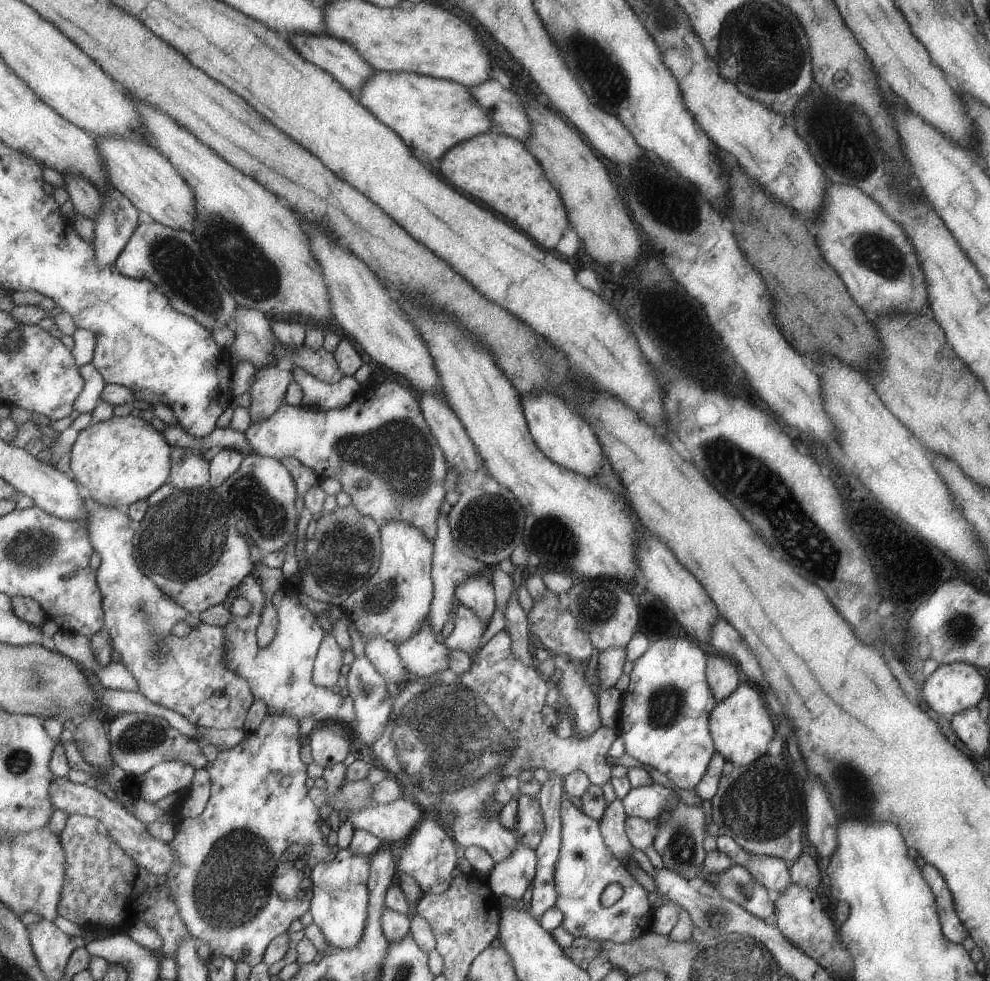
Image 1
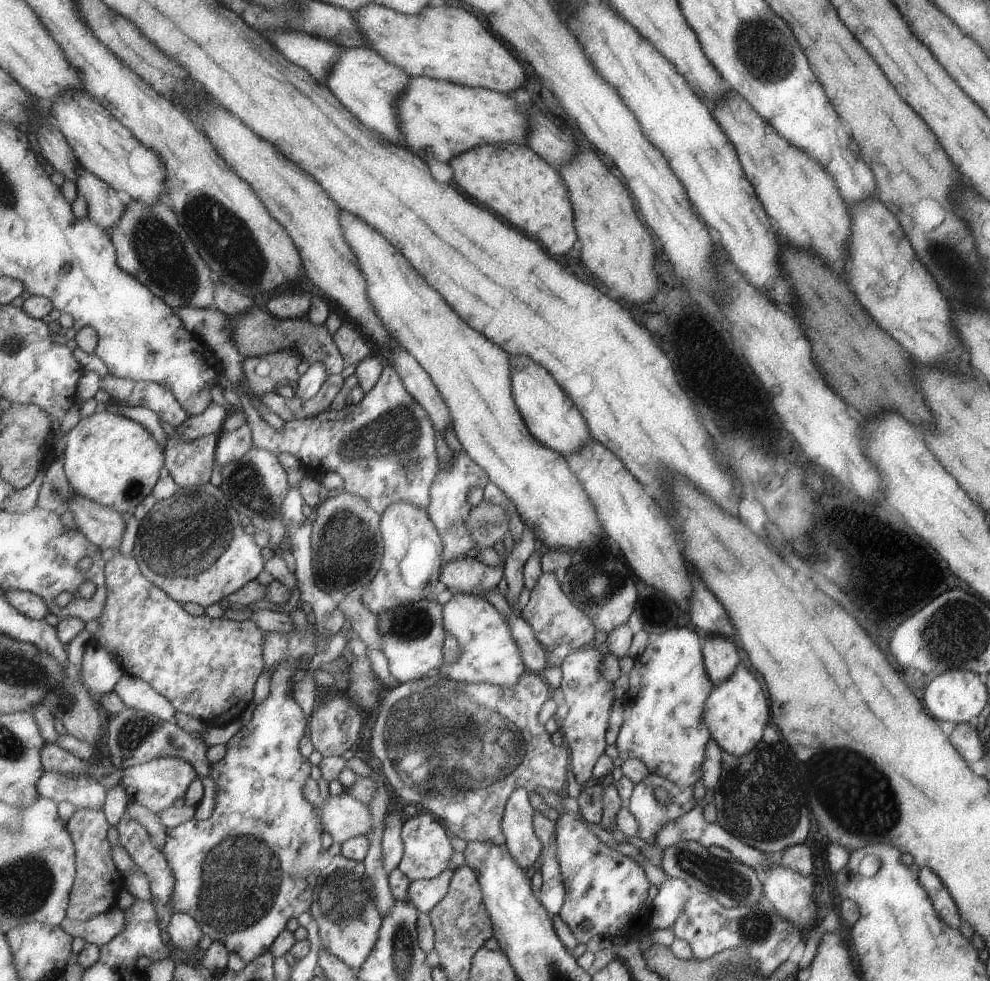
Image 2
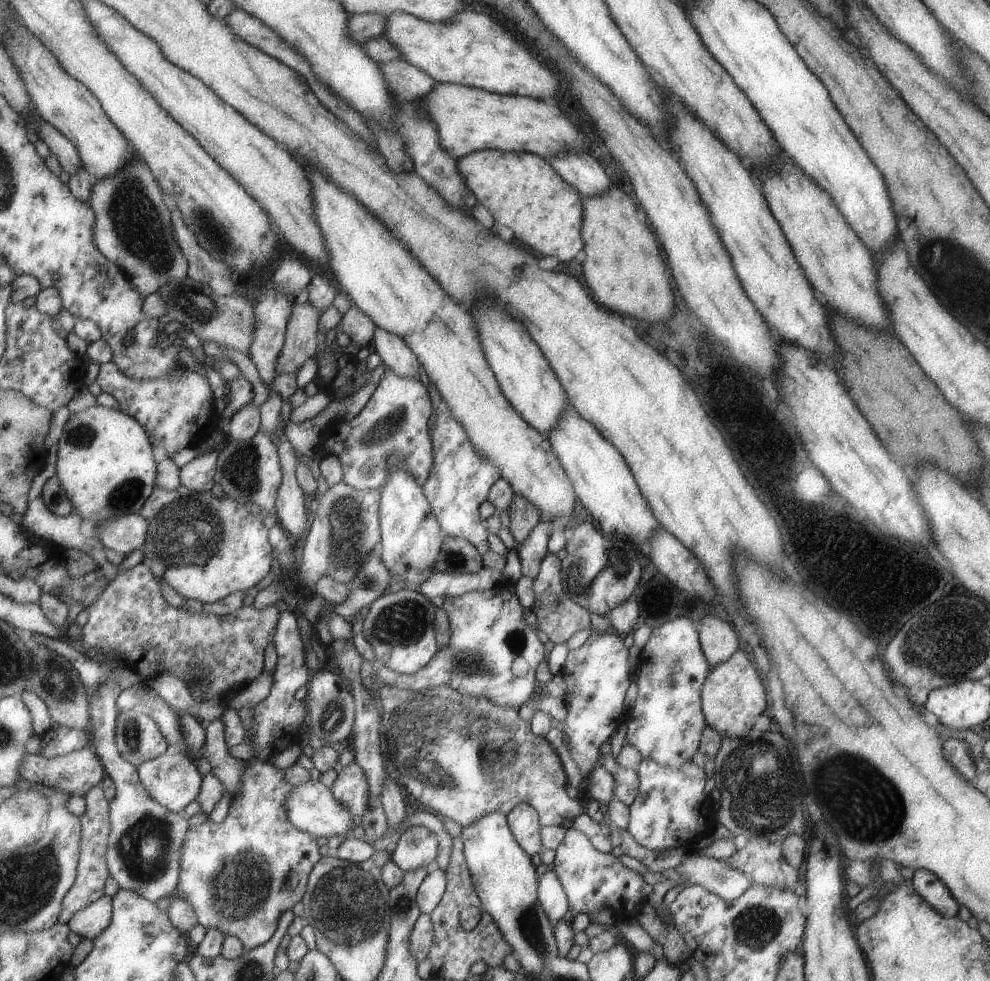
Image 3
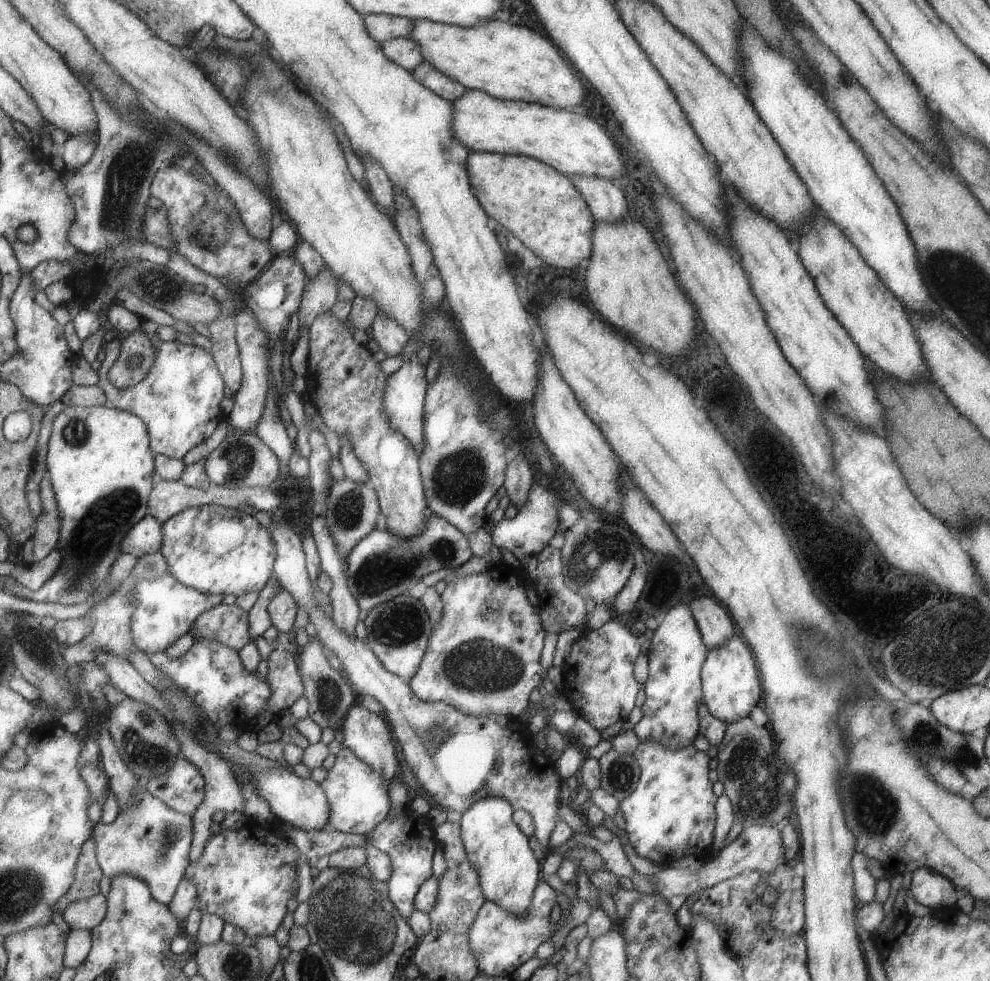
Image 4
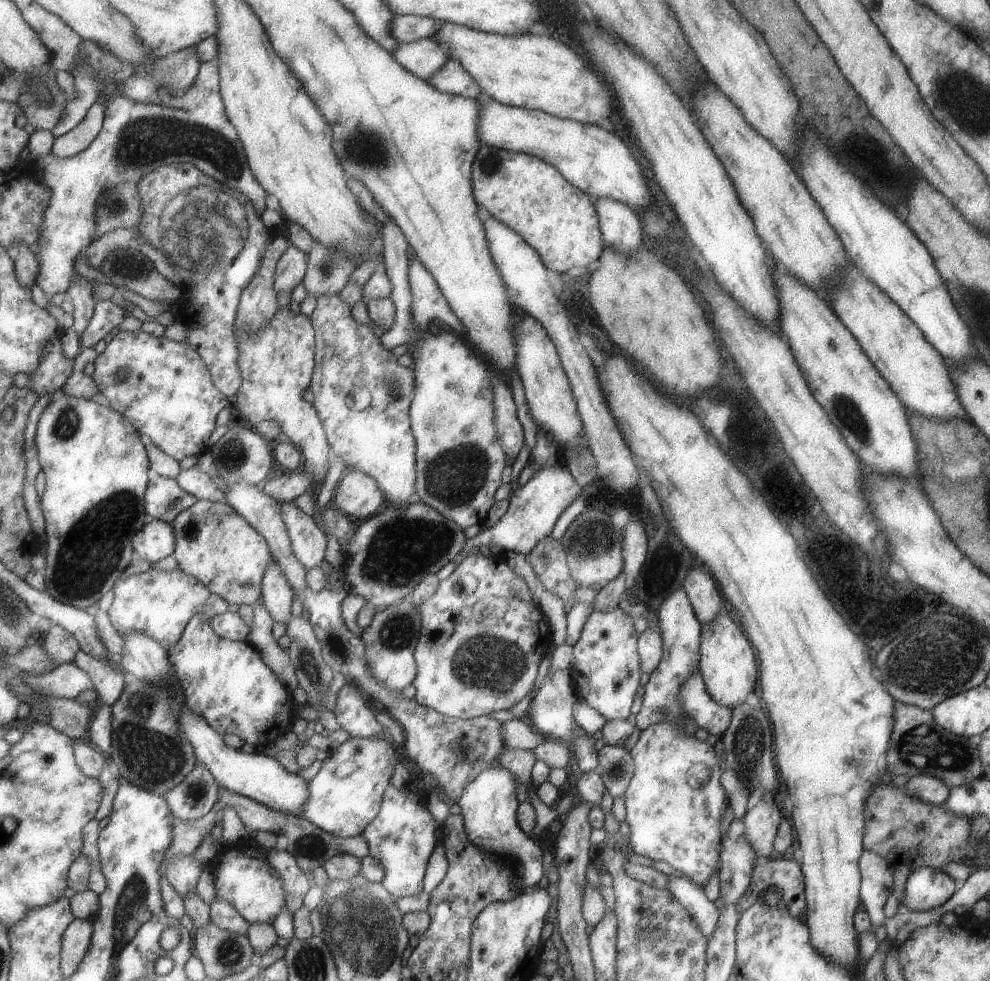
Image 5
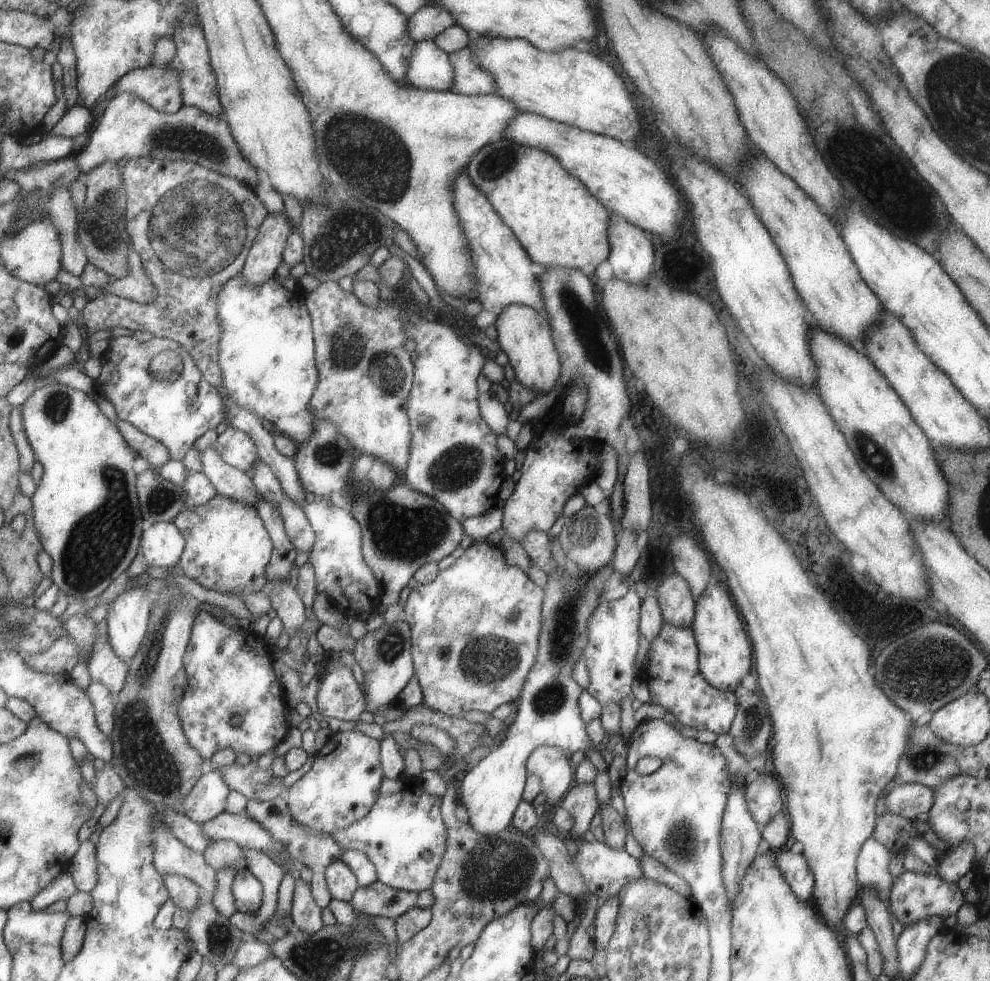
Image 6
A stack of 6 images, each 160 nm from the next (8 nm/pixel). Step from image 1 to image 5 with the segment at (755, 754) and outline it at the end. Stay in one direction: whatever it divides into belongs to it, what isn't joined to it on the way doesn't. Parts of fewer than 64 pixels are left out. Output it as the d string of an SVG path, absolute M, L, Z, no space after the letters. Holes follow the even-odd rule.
M717 615L706 625L700 625L700 651L698 671L701 673L707 694L719 706L732 710L745 702L745 697L755 688L757 664L752 644L745 637L735 617Z

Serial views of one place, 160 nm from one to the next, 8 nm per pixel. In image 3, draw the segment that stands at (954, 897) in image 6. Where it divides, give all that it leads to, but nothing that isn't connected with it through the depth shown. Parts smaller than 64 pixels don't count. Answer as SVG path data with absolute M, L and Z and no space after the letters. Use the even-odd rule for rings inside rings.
M916 870L910 883L914 891L919 894L919 898L923 899L939 915L956 916L957 902L947 887L937 880L937 876L925 870Z

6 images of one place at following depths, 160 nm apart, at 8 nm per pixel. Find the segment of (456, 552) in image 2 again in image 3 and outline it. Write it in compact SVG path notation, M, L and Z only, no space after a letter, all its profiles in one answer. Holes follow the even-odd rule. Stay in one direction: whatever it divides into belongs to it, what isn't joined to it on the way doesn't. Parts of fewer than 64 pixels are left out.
M441 404L435 416L431 416L429 424L432 425L432 429L429 429L429 431L434 463L432 464L428 480L421 486L424 495L427 497L436 519L439 521L444 536L468 540L470 543L475 544L477 552L482 555L488 549L486 541L488 532L484 521L479 518L477 508L486 500L489 487L500 477L499 471L494 463L491 463L490 460L482 459L473 450L467 432L465 432L464 428L461 428L461 425L450 415L450 412L443 404Z

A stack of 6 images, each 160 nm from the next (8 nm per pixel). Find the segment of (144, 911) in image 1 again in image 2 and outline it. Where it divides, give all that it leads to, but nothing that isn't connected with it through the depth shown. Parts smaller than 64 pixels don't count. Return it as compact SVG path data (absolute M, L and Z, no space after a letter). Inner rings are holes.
M78 808L73 818L68 822L68 827L76 844L77 876L74 882L72 895L70 896L70 907L68 917L74 921L88 921L93 917L103 915L113 908L119 907L120 893L127 890L124 875L121 874L115 860L113 860L113 846L110 838L111 827L107 822L107 816L103 809Z

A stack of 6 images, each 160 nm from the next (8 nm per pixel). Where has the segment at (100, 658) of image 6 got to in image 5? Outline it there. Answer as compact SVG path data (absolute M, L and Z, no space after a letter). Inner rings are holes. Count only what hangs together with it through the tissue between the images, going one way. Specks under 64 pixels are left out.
M81 650L77 653L74 663L89 674L99 696L99 702L110 707L119 700L130 681L126 678L125 672L122 673L114 666L115 660L111 660L111 656L109 659L100 659Z

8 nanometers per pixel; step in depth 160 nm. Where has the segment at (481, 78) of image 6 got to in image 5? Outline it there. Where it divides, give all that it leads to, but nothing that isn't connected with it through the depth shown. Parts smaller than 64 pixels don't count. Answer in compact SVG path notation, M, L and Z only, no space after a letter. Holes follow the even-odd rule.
M447 59L426 80L435 90L451 96L476 100L481 92L479 85L453 59Z

